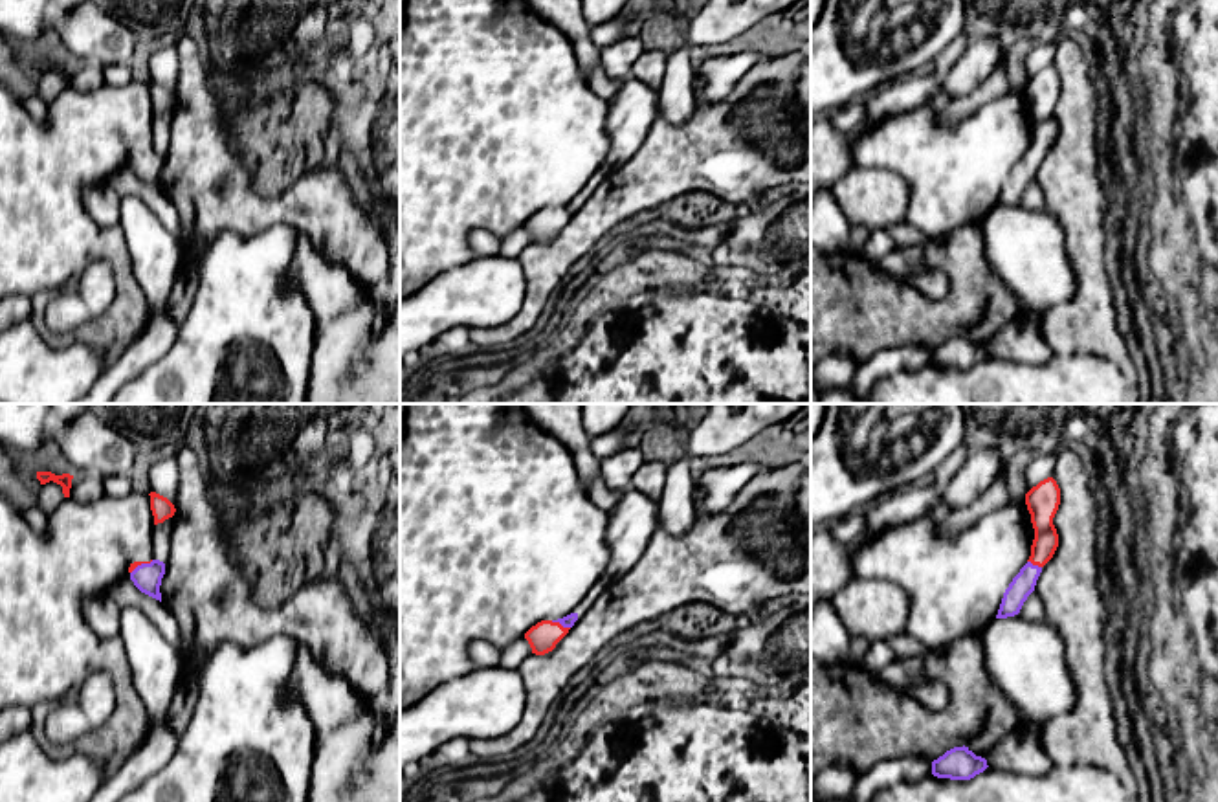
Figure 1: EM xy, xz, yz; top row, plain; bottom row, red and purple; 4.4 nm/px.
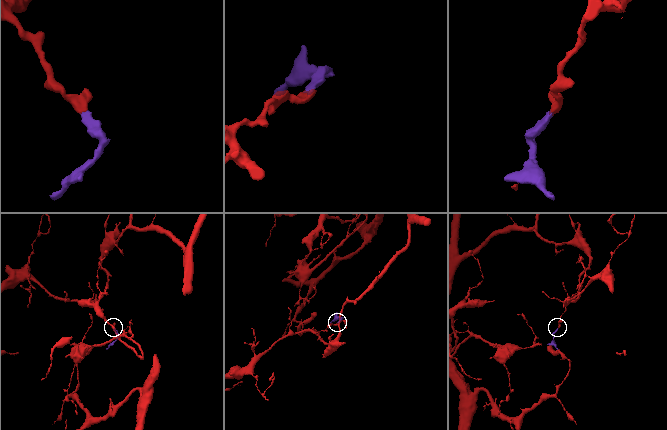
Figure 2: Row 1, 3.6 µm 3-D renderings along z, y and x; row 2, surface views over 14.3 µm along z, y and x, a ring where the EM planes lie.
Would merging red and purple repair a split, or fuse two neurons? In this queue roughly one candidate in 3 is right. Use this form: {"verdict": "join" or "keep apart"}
{"verdict": "join"}

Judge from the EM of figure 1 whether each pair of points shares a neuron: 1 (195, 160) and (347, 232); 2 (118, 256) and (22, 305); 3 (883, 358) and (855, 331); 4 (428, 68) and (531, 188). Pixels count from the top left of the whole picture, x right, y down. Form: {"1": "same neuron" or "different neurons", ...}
{"1": "same neuron", "2": "different neurons", "3": "different neurons", "4": "same neuron"}

